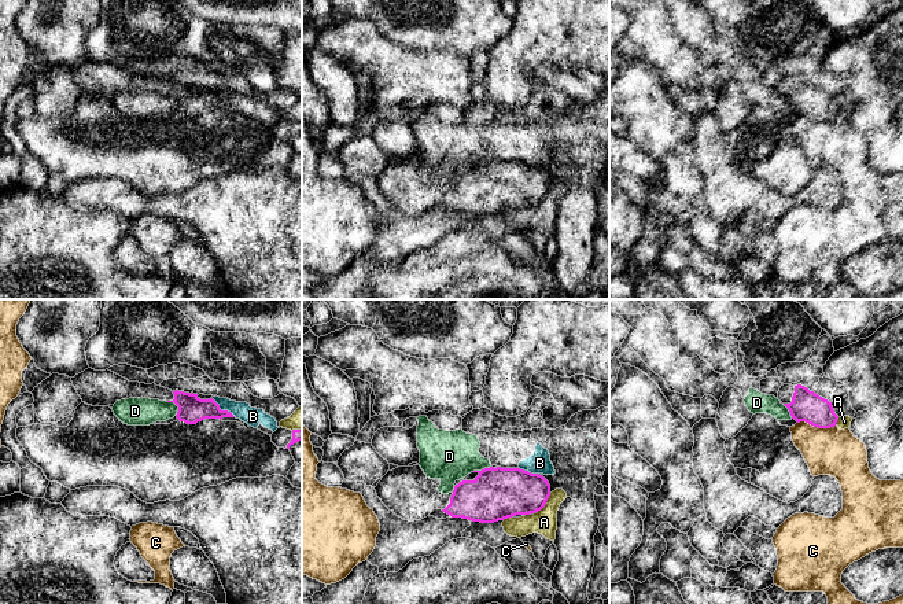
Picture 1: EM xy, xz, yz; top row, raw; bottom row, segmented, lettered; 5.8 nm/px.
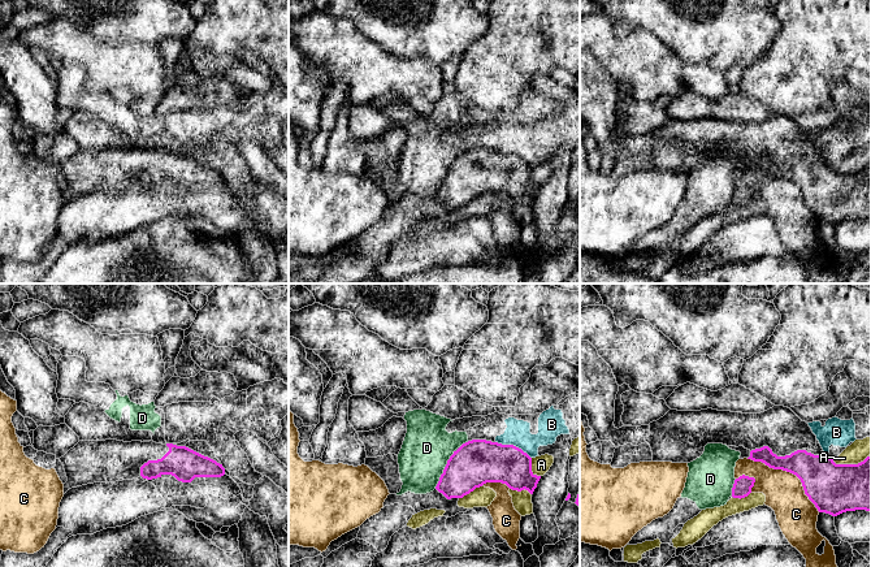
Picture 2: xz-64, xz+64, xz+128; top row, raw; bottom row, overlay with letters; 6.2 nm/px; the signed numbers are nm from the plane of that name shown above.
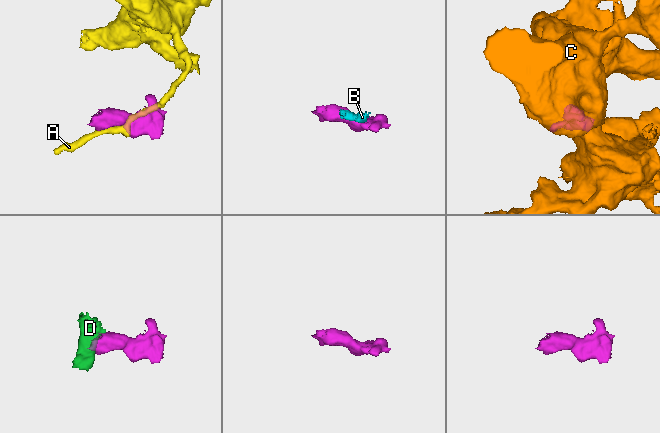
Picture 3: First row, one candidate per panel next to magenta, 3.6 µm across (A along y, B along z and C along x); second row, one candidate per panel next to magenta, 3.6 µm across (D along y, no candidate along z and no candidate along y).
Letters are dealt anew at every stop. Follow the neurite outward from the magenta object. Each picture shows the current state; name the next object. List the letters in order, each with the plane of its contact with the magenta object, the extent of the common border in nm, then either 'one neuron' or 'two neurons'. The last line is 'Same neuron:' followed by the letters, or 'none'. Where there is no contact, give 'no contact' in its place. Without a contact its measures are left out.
A: xz | 160 nm | two neurons
B: xy | 180 nm | two neurons
C: yz | 220 nm | two neurons
D: xy | 110 nm | two neurons
Same neuron: none

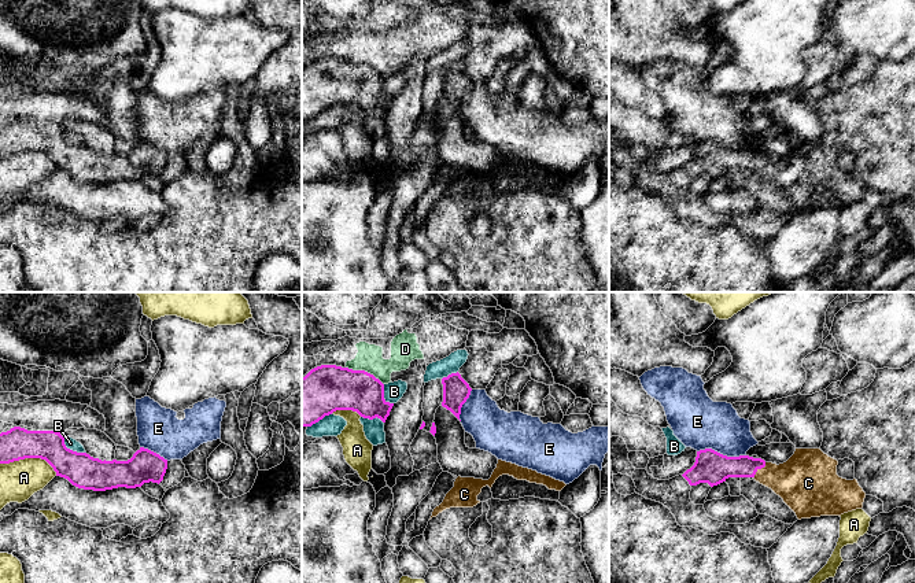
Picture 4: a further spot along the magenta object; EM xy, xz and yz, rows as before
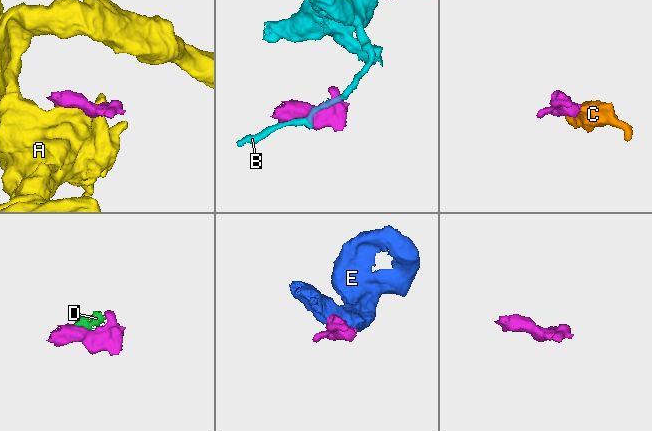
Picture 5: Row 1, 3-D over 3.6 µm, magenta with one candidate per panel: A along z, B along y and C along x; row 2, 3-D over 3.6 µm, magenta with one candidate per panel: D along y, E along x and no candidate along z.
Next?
A: xy | 340 nm | two neurons
B: xy | 160 nm | two neurons
C: yz | 120 nm | one neuron
D: xz | 240 nm | two neurons
E: yz | 280 nm | two neurons
Same neuron: C

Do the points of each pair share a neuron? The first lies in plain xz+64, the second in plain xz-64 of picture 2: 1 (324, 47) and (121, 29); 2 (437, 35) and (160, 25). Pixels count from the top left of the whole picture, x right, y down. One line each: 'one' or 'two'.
1: two
2: one

